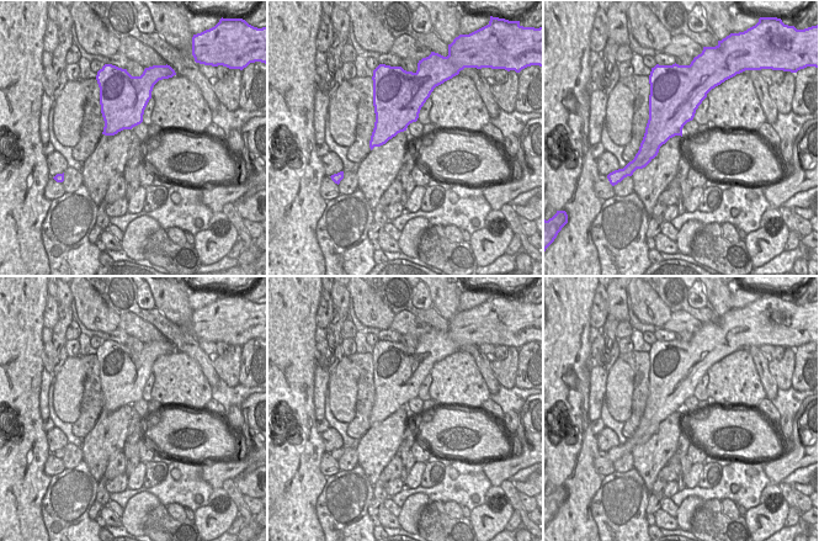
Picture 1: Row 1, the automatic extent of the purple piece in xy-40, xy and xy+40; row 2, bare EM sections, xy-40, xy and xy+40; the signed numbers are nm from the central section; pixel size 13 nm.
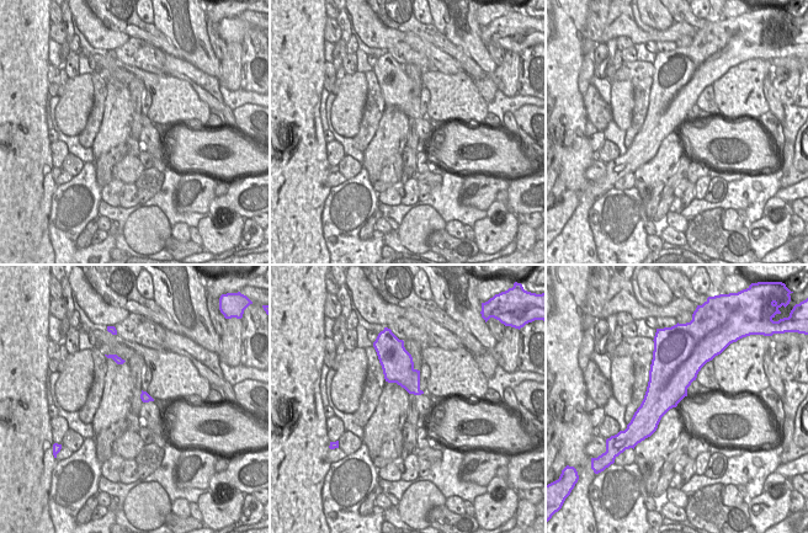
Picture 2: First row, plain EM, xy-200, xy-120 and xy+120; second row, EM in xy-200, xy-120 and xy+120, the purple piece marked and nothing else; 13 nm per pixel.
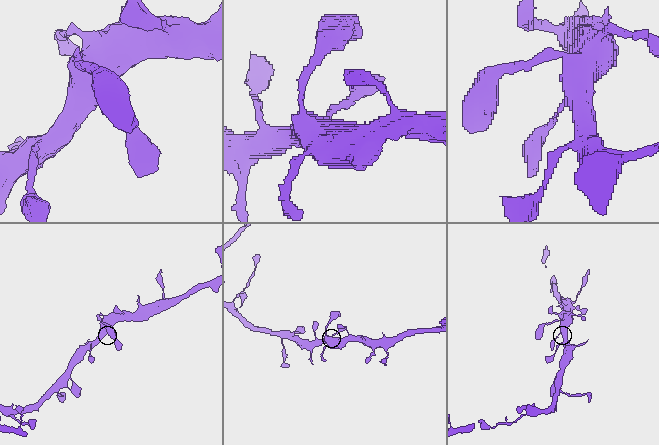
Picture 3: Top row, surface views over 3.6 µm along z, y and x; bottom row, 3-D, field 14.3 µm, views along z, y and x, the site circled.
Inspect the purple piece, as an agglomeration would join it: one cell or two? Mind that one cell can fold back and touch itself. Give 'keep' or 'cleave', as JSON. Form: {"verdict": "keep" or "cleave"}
{"verdict": "keep"}

